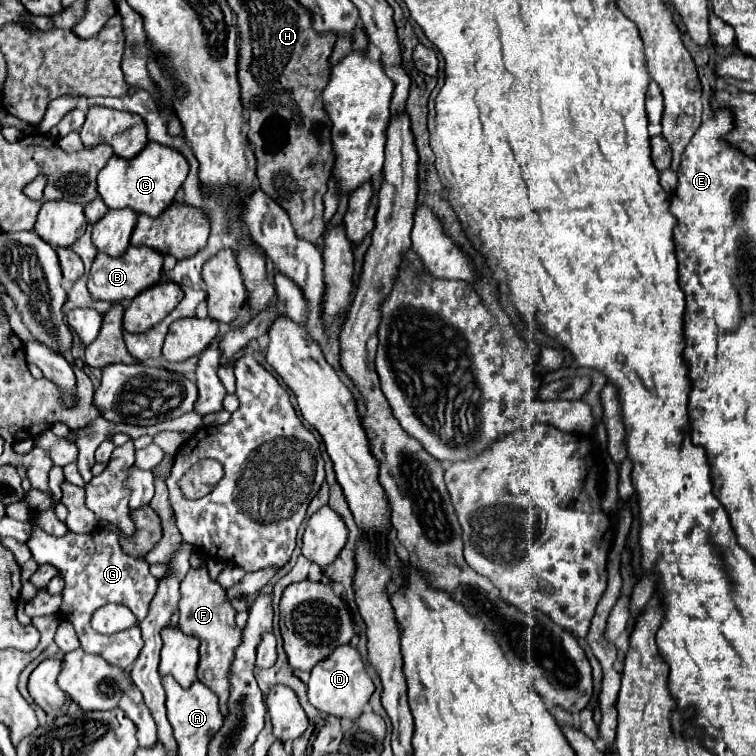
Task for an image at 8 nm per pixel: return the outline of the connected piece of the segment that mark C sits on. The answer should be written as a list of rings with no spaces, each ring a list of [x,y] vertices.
[[[150,141],[132,159],[122,159],[114,155],[108,161],[108,165],[98,173],[98,193],[108,205],[108,209],[130,207],[136,213],[158,217],[174,201],[174,195],[182,187],[186,175],[188,175],[188,161],[182,157],[180,151]]]

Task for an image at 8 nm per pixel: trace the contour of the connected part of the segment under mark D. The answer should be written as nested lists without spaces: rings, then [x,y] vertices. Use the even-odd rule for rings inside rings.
[[[350,645],[338,647],[328,659],[320,661],[312,673],[310,673],[310,683],[308,683],[308,701],[318,709],[334,717],[348,717],[356,719],[362,715],[364,705],[368,703],[370,695],[374,693],[374,683],[366,673],[366,667],[362,663],[362,657],[358,649]]]

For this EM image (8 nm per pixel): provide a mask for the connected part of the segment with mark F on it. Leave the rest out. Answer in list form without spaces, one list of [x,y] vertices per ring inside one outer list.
[[[190,569],[180,585],[180,631],[200,639],[200,663],[198,663],[198,681],[210,687],[220,697],[222,715],[228,715],[228,697],[230,697],[230,665],[234,661],[234,651],[242,641],[242,631],[234,623],[234,607],[226,601],[226,591],[210,579],[208,569]]]

